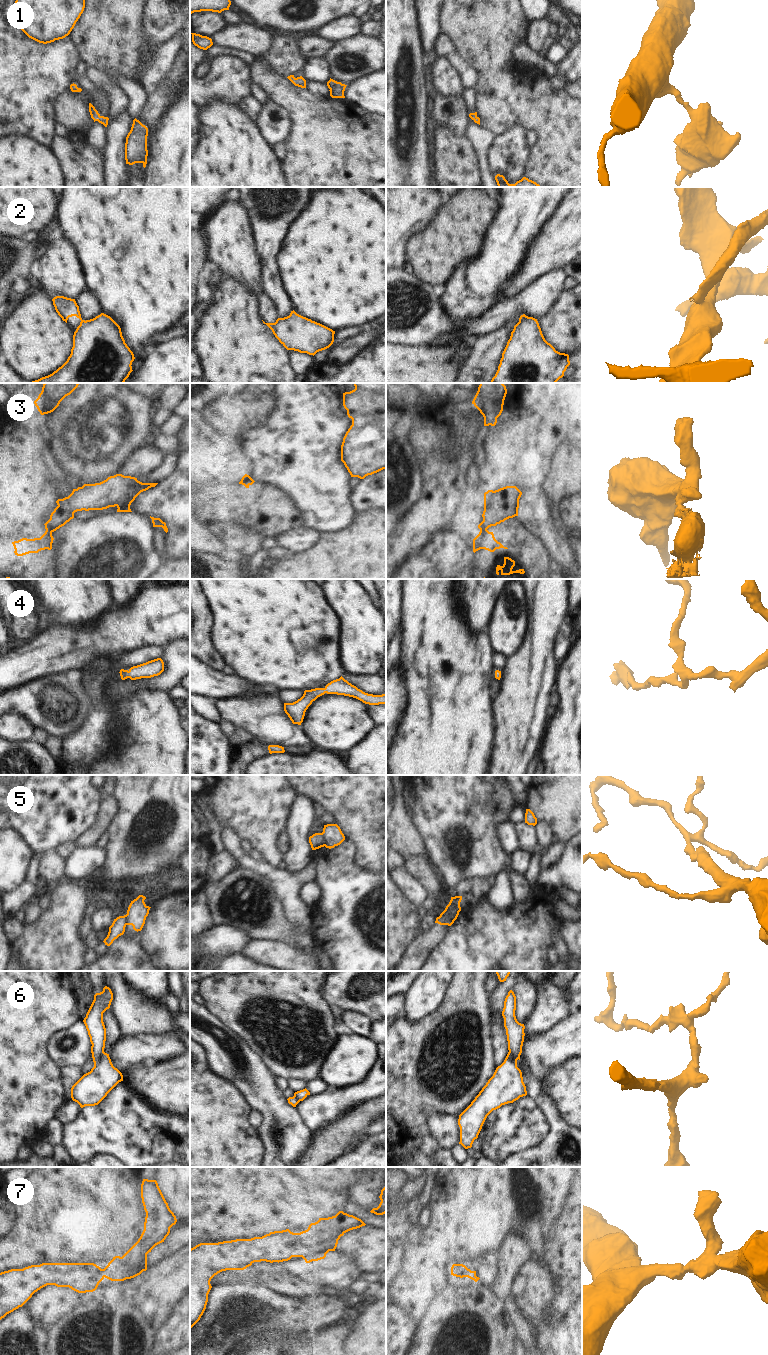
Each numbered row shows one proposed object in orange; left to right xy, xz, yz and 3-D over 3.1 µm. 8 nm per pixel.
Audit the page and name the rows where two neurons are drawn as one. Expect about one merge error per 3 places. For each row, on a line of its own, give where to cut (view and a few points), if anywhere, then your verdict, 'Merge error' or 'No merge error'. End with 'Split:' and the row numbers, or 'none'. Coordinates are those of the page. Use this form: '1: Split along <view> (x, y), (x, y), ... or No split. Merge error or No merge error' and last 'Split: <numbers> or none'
1: No split. No merge error
2: Split along yz (527, 316), (519, 321). Merge error
3: Split along yz (480, 529), (486, 530). Merge error
4: No split. No merge error
5: Split along yz (459, 910), (454, 910), (446, 918), (446, 924). Merge error
6: Split along xy (103, 1051), (99, 1060), (94, 1065). Merge error
7: No split. No merge error
Split: 2, 3, 5, 6

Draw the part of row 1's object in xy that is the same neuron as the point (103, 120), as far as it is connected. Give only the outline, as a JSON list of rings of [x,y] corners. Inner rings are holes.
[[[89,103],[89,112],[94,122],[98,121],[99,123],[107,127],[109,118],[101,116],[91,103]]]

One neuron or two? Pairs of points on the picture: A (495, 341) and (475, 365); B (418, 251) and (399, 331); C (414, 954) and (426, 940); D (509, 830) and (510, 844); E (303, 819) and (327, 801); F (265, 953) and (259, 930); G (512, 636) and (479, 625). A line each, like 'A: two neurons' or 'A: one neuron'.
A: one neuron
B: two neurons
C: one neuron
D: one neuron
E: two neurons
F: two neurons
G: two neurons

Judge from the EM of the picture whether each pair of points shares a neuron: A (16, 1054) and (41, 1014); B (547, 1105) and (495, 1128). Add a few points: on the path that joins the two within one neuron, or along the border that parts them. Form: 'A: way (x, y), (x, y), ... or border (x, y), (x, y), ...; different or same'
A: way (16, 1044), (16, 1039), (31, 1024); same
B: border (537, 1100), (537, 1104), (550, 1129); different

